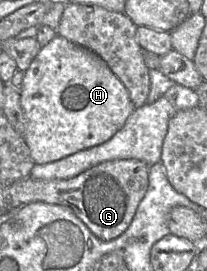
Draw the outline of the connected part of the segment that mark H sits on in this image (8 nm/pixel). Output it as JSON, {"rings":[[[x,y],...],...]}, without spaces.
{"rings":[[[56,35],[41,47],[24,72],[20,102],[25,117],[24,141],[35,164],[47,164],[100,145],[126,123],[134,108],[127,89],[108,65],[94,52]]]}

